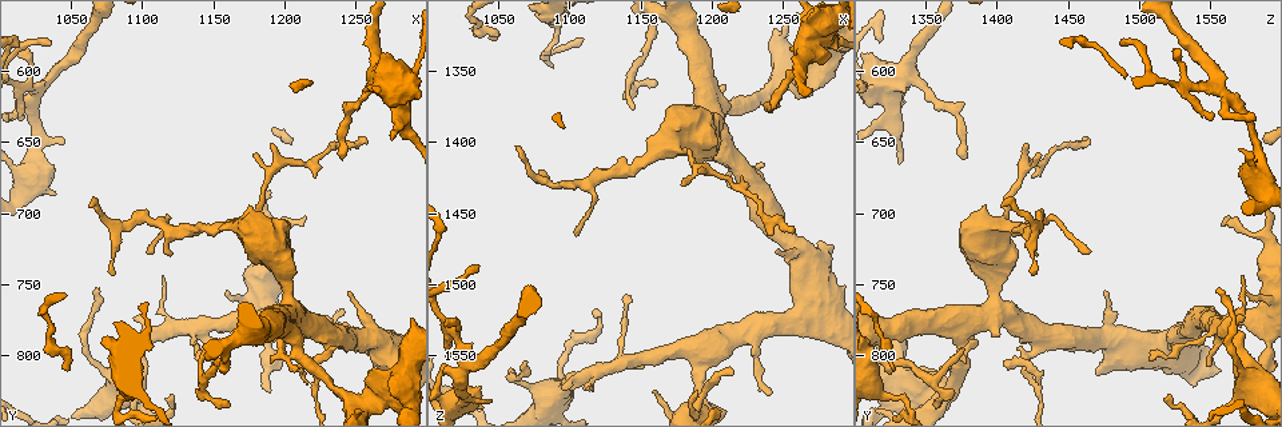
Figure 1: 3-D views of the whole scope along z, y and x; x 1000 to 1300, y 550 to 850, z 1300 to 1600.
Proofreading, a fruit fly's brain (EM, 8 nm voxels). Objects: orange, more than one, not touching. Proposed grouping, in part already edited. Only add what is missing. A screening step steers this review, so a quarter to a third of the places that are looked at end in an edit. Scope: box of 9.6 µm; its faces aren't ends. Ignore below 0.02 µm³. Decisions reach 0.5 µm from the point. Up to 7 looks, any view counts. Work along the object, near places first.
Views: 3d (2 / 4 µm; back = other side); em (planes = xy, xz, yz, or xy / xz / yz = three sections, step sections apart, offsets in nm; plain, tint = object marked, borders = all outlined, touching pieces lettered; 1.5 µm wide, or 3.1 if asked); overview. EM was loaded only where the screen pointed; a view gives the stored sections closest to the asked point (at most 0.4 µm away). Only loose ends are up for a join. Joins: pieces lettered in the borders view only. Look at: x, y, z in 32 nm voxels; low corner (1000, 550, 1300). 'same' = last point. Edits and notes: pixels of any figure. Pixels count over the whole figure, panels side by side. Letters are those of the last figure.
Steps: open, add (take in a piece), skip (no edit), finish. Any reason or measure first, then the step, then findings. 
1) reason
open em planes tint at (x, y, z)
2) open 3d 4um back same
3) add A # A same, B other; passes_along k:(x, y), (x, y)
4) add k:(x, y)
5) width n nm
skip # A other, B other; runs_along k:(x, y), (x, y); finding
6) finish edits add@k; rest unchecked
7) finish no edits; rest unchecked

tapers out
open em planes borders at (1256, 650, 1462)

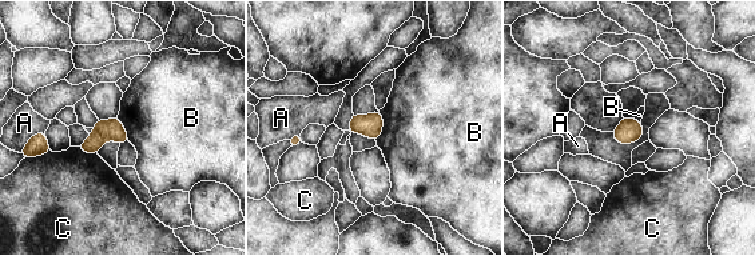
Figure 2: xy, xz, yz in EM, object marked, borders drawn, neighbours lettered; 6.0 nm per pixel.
width 130 nm
skip # A other, B other, C other; border 2:(380, 111), (382, 131), (376, 140); no lettered piece goes on from it

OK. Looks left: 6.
branch stops here
open 3d 4um at (1238, 660, 1376)

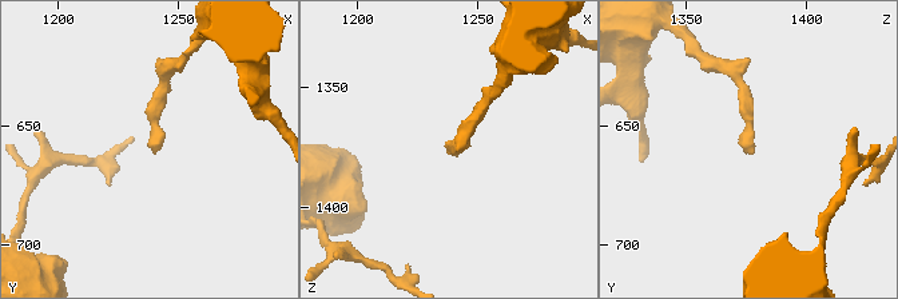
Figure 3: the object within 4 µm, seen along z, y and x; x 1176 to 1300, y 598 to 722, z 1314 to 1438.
open em planes borders at (1240, 662, 1378)

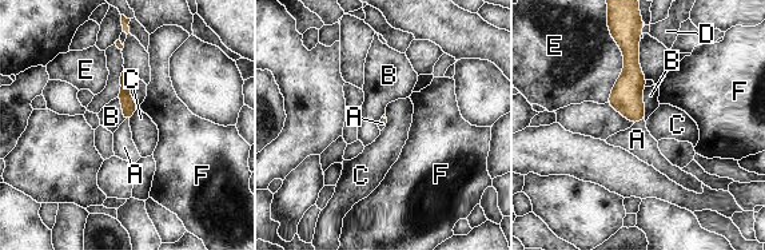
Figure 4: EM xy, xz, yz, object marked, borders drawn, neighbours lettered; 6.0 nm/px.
add A # A same, B other, C other, D other, E other, F other; passes_along 4:(626, 98), (638, 120), (637, 139); it goes on there

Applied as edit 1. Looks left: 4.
an open end
open 3d 4um at (1160, 754, 1576)

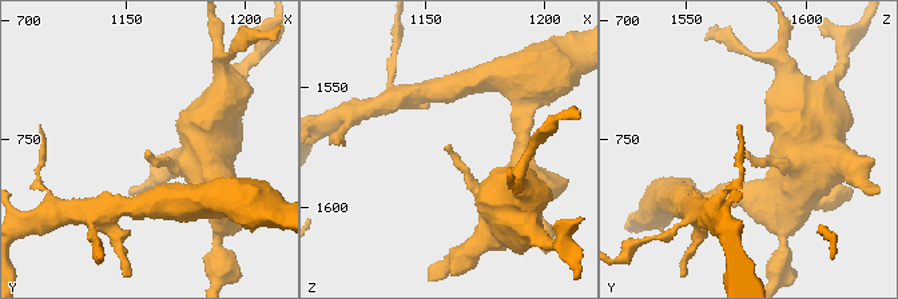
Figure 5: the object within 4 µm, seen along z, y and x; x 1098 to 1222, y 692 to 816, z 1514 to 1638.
need the tissue
open em planes borders at (1158, 754, 1575)

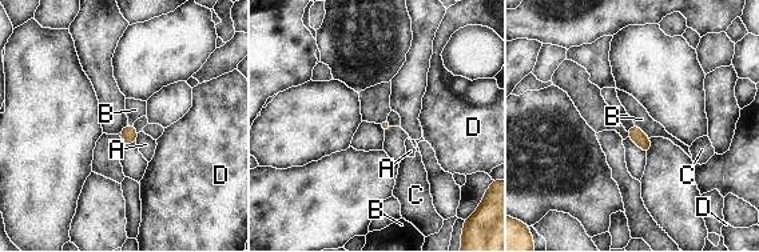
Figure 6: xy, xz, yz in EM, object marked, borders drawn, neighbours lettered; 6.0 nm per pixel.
skip # A other, B other, C other, D other; border 6:(635, 124), (650, 138); no lettered piece goes on from it

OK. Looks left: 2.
finish edits add@4; rest unchecked

